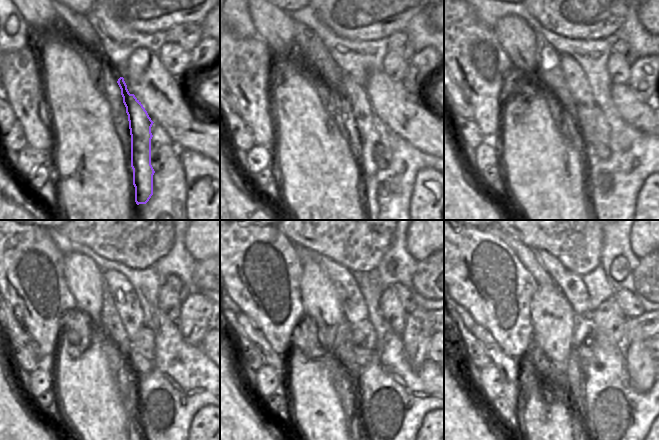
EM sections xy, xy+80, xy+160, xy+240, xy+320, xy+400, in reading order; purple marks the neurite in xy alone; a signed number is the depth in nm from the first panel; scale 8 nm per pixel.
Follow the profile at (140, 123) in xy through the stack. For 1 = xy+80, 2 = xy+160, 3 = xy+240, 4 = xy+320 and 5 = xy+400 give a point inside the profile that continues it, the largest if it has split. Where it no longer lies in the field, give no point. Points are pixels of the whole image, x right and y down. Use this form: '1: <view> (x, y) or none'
1: xy+80 (360, 111)
2: xy+160 (575, 78)
3: xy+240 (125, 299)
4: xy+320 (355, 310)
5: xy+400 (571, 284)

